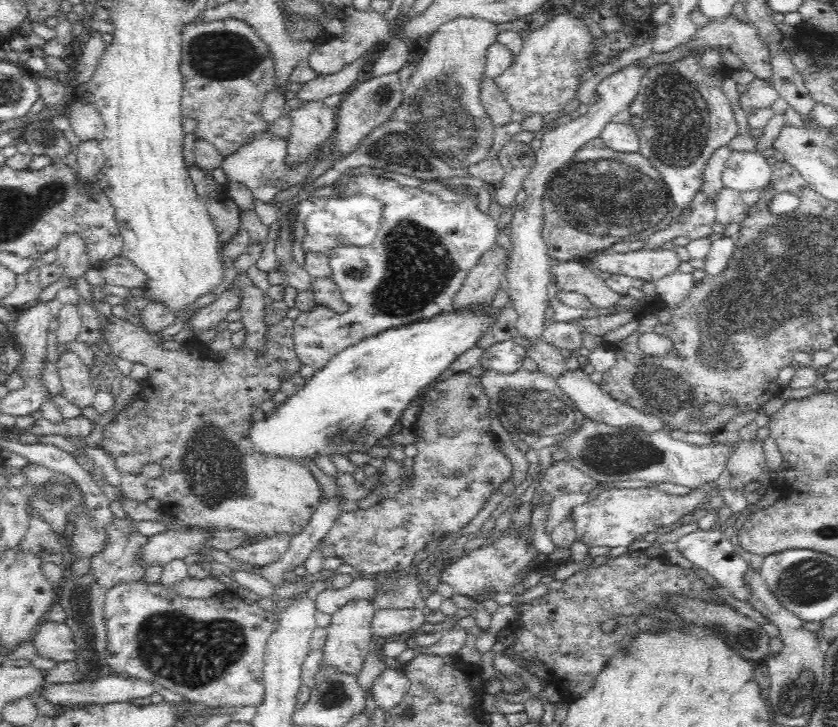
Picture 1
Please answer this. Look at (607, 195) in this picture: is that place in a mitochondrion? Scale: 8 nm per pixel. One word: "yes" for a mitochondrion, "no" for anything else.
yes

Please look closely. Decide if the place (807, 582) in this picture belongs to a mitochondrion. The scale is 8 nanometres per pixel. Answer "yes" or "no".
yes

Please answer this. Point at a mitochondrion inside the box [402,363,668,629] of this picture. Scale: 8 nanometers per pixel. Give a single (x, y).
(537, 411)

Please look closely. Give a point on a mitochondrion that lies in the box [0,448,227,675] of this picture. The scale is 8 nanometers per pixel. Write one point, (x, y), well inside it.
(53, 490)

